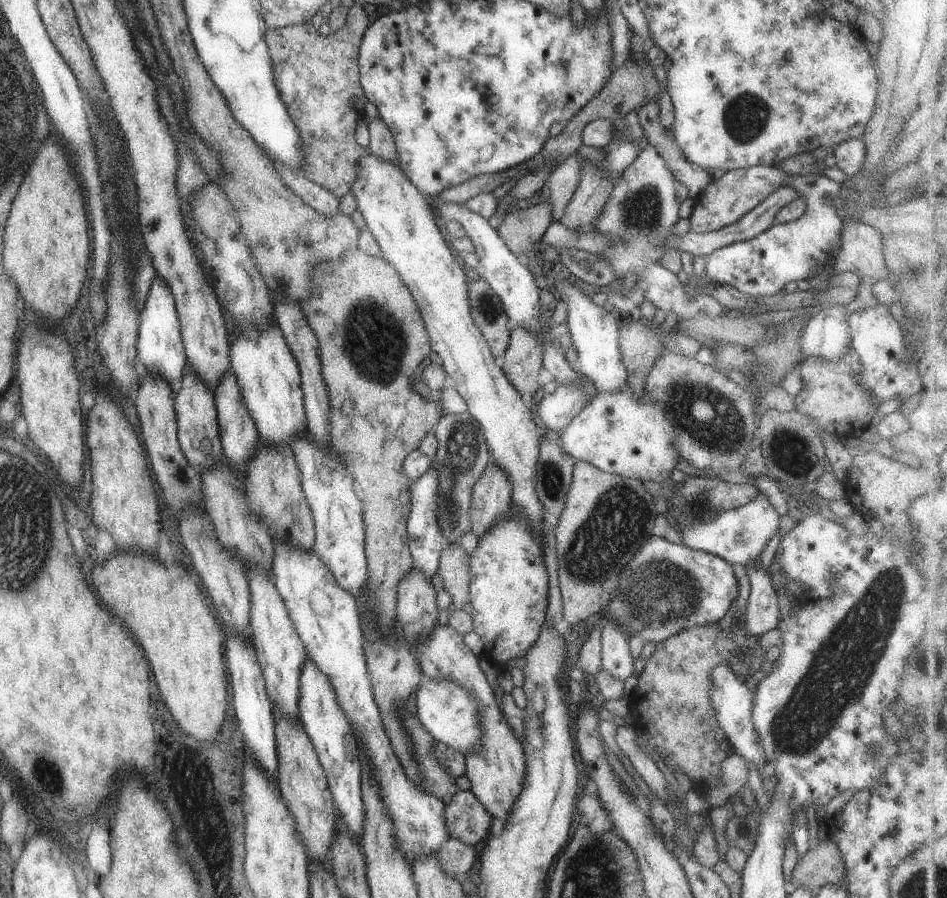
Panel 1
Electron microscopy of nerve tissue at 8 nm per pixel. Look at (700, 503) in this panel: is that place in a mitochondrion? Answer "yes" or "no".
yes

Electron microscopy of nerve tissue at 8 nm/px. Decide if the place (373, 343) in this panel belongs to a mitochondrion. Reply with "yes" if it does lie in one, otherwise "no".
yes

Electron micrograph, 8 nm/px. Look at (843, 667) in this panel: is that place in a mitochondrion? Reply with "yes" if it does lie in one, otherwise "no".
yes

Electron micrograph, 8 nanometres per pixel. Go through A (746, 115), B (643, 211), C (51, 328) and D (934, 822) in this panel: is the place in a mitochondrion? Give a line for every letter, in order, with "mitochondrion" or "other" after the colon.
A: mitochondrion
B: mitochondrion
C: other
D: other

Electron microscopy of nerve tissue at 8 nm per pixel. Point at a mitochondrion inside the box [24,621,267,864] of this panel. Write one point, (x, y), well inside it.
(46, 777)

